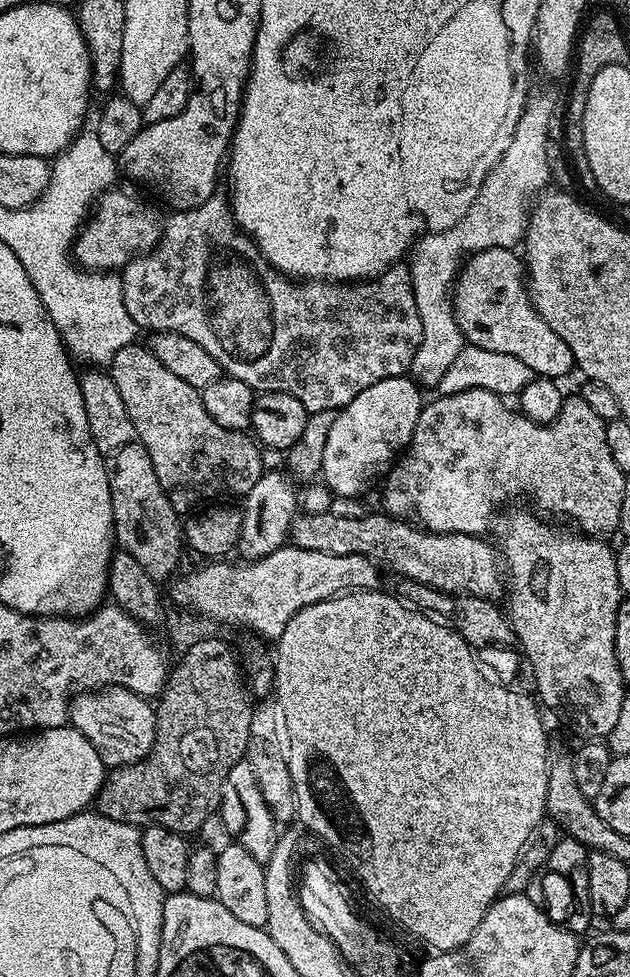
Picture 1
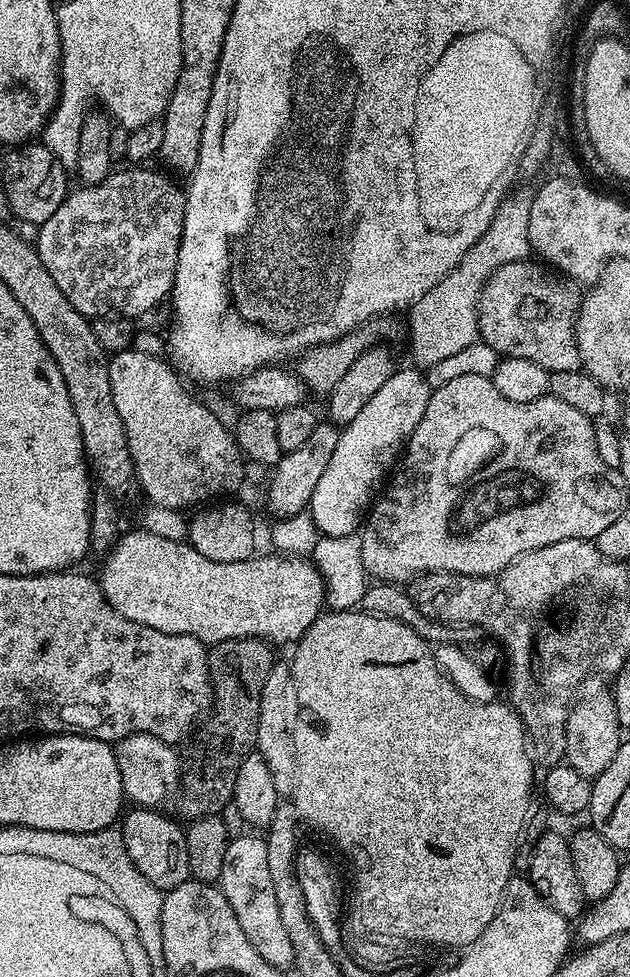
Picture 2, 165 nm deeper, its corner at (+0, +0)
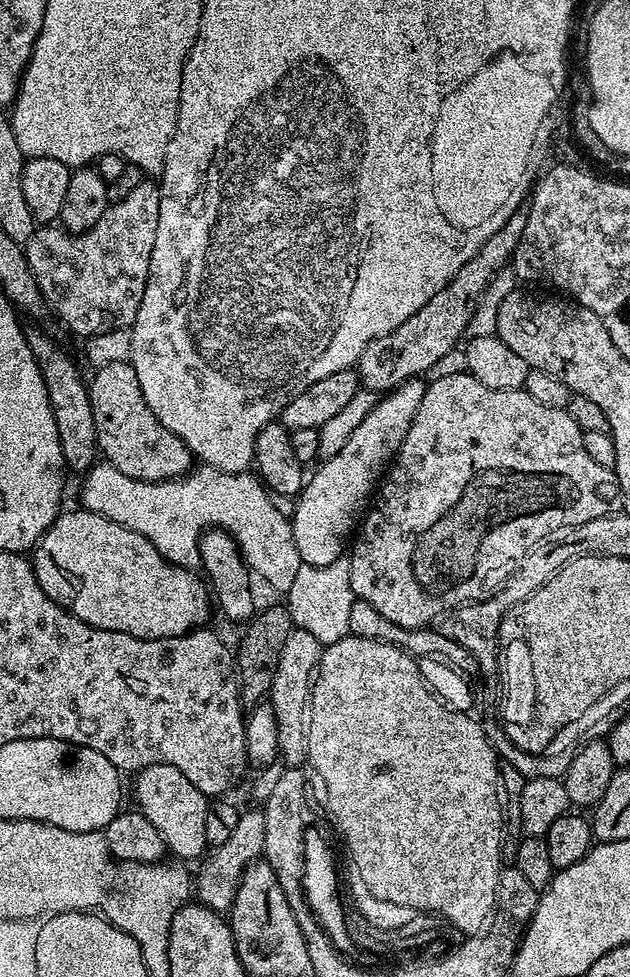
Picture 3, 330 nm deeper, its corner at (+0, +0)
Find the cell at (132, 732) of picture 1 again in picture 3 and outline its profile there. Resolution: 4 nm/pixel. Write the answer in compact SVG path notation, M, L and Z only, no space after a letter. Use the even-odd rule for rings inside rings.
M173 764L146 766L142 771L135 773L134 780L135 807L143 816L150 818L150 822L154 822L154 826L162 834L165 849L171 855L173 852L177 861L199 861L208 848L206 814L210 807L209 797L201 794L198 786L194 786L194 782L190 782L190 778L186 778L186 774L182 774L182 770L178 770Z

